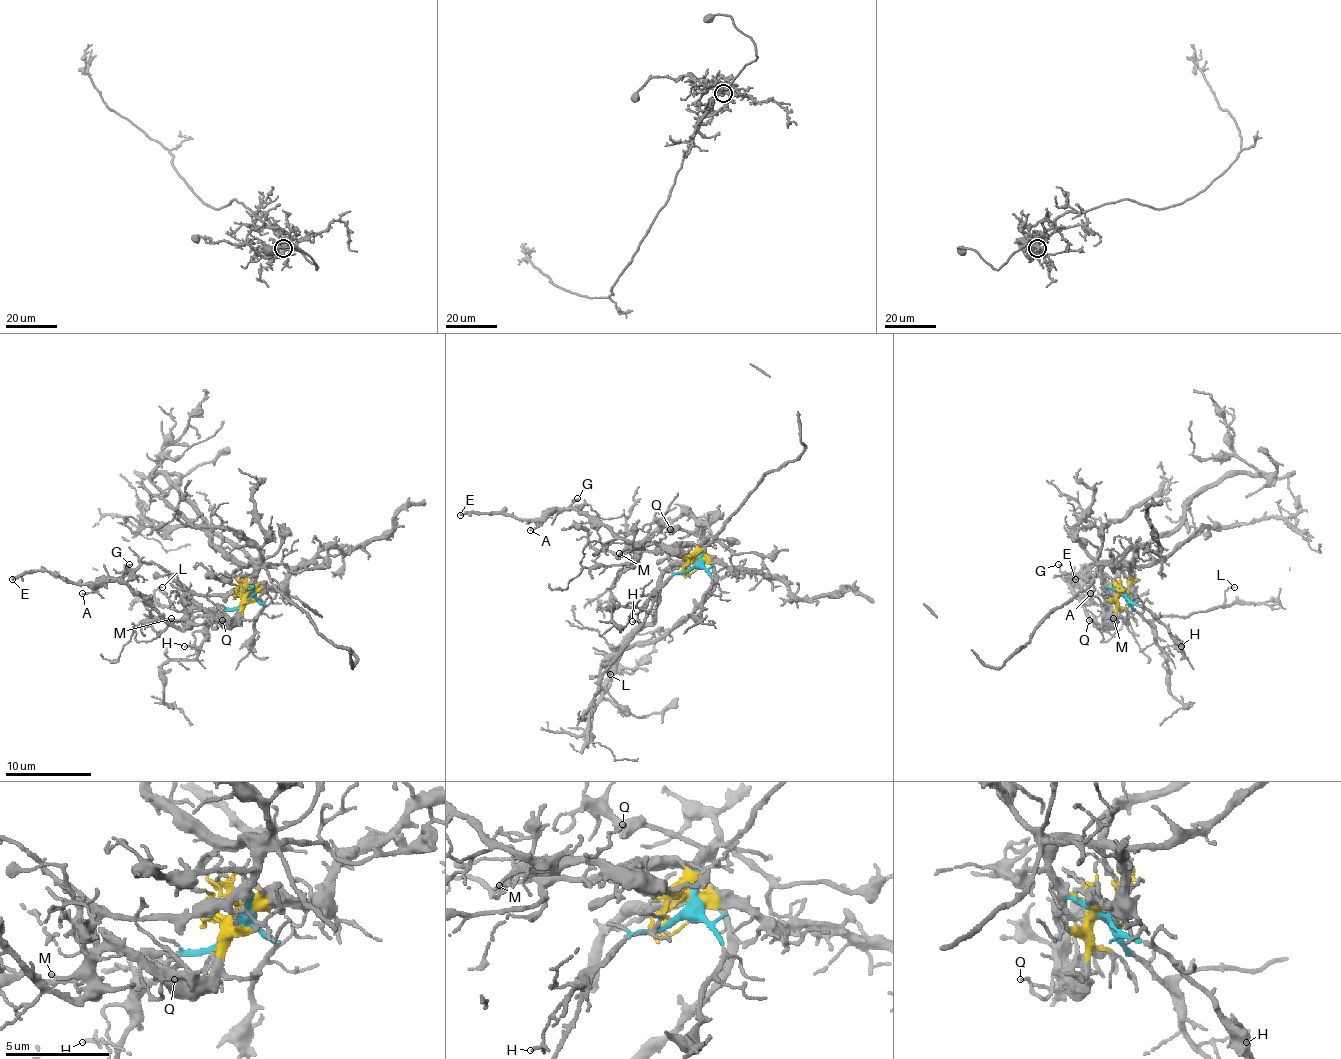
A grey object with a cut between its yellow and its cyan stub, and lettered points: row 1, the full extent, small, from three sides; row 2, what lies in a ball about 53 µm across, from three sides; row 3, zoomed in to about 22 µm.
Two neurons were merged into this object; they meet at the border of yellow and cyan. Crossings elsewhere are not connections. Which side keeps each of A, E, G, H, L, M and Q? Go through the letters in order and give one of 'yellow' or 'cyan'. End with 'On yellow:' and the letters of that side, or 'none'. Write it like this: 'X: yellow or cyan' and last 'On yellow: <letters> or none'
A: yellow
E: yellow
G: yellow
H: cyan
L: cyan
M: yellow
Q: yellow
On yellow: A, E, G, M, Q

